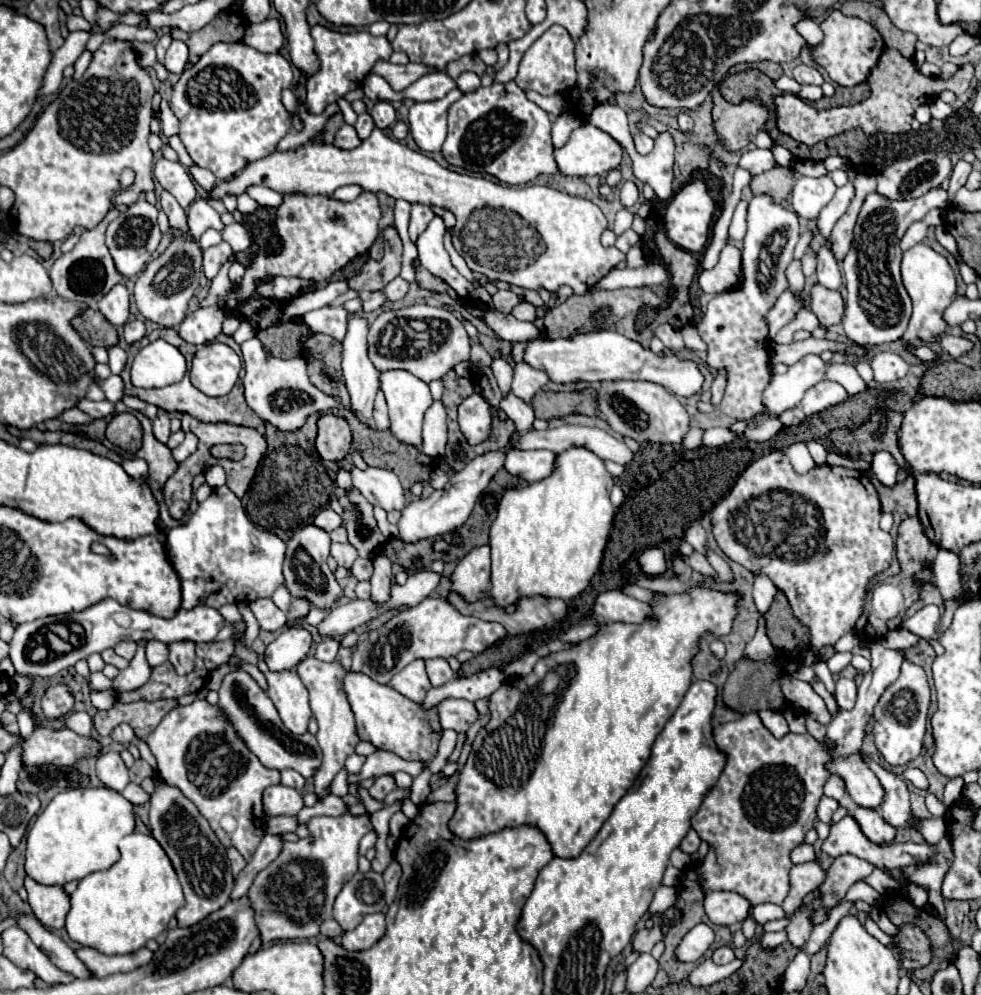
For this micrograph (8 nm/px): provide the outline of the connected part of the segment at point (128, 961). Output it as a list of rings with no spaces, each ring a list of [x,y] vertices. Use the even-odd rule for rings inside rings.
[[[80,948],[76,950],[76,956],[84,962],[88,972],[92,972],[92,978],[102,978],[108,974],[118,974],[118,972],[132,972],[148,960],[152,960],[154,952],[148,948],[140,948],[138,952],[132,954],[122,954],[122,956],[106,956],[94,948]]]

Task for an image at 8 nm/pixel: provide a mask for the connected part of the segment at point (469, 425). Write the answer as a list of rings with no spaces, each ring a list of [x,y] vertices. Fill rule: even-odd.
[[[478,392],[464,398],[458,406],[458,424],[468,444],[480,444],[488,440],[492,432],[492,406]]]

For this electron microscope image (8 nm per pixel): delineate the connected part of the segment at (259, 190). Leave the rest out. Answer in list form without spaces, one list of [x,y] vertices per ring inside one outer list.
[[[250,186],[246,194],[250,194],[256,202],[260,202],[266,208],[278,208],[282,204],[282,194],[264,186]]]

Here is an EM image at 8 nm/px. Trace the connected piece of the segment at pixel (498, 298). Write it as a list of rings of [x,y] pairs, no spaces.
[[[498,290],[494,296],[492,296],[492,302],[494,302],[494,308],[498,310],[498,312],[510,312],[518,302],[520,302],[520,298],[512,292],[512,290]]]

